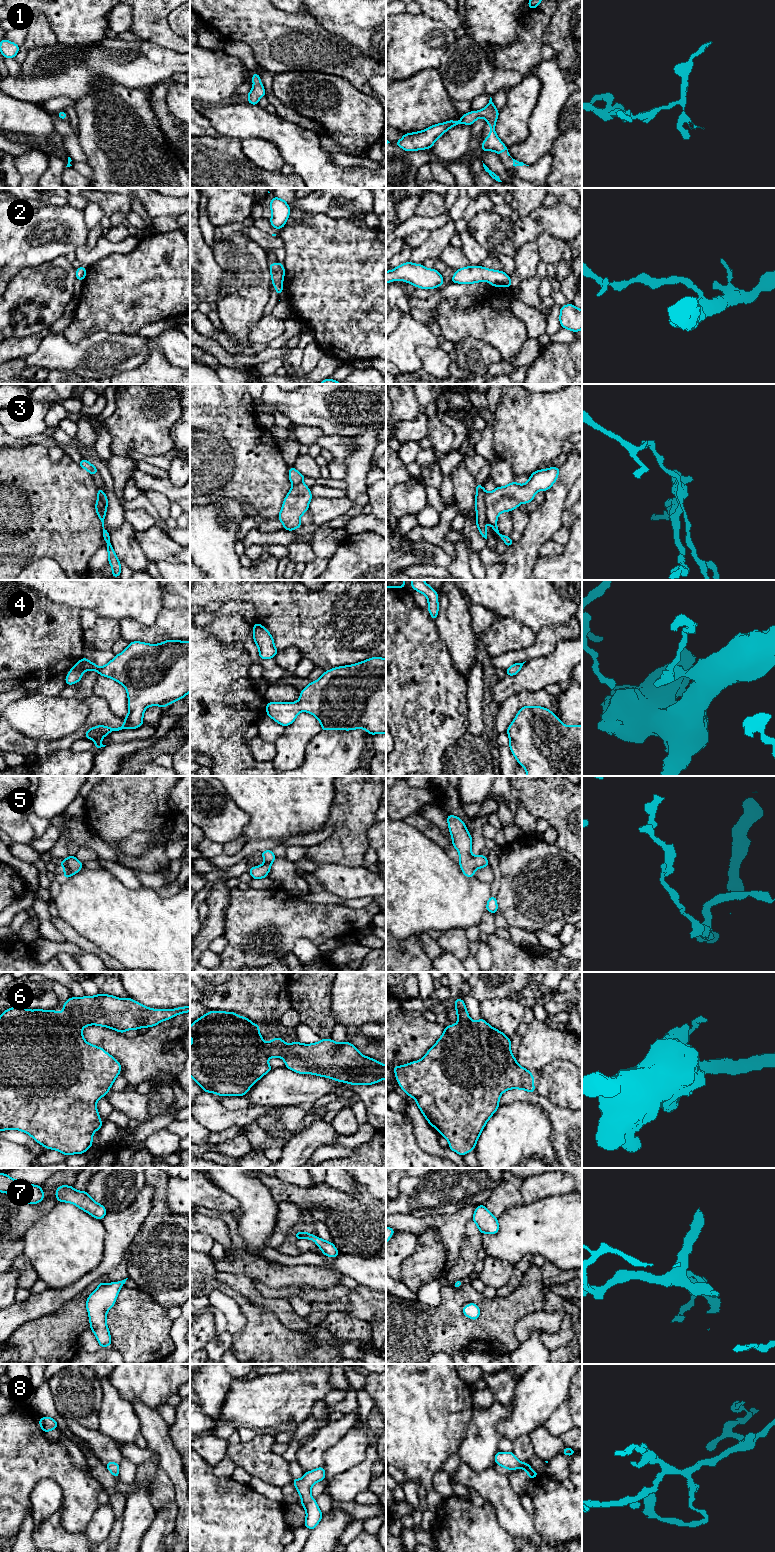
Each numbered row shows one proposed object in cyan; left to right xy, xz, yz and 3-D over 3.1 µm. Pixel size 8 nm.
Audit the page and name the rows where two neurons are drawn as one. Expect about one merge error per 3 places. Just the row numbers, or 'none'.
3

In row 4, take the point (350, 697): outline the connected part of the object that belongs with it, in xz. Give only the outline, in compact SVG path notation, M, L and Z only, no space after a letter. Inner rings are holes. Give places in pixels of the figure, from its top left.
M373 657L353 665L327 670L300 692L297 702L268 702L267 716L286 727L295 721L300 712L305 711L318 719L322 731L361 728L371 735L386 735L386 659Z

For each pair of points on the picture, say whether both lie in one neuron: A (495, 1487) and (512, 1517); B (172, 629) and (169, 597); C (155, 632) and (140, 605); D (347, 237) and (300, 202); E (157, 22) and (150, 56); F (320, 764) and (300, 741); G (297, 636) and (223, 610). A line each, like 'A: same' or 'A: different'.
A: same
B: different
C: different
D: different
E: different
F: different
G: different

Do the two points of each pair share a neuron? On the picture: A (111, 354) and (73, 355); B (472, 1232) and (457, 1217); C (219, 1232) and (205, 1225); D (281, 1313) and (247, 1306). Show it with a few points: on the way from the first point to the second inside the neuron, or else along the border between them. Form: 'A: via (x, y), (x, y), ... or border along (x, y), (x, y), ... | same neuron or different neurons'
A: via (102, 354), (82, 355) | same neuron
B: border along (471, 1219), (466, 1224), (460, 1248) | different neurons
C: via (216, 1229), (208, 1225) | same neuron
D: border along (250, 1300), (256, 1305), (268, 1308), (288, 1327) | different neurons

